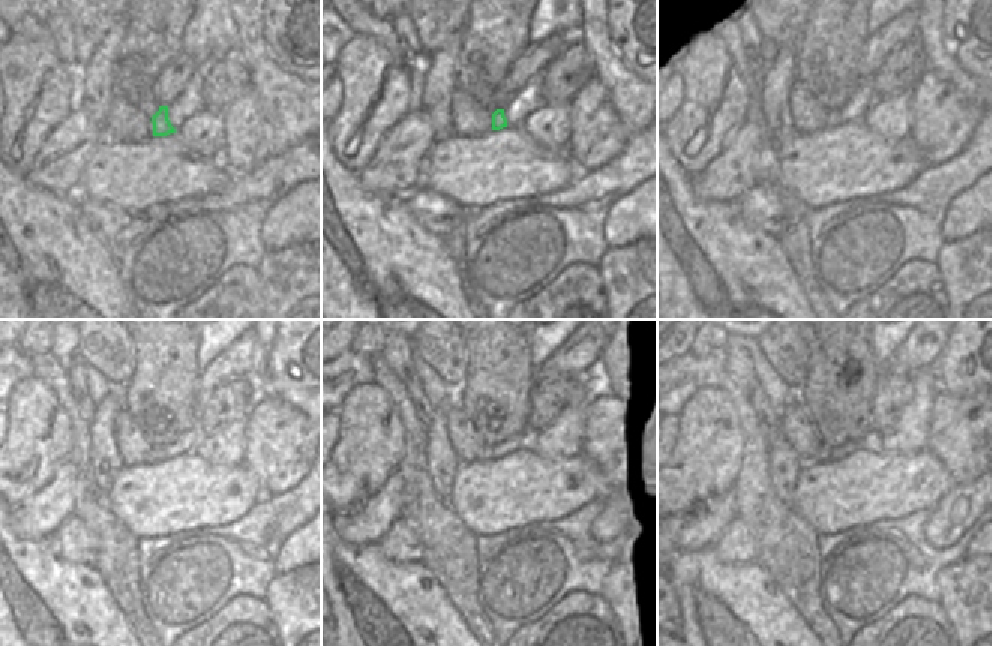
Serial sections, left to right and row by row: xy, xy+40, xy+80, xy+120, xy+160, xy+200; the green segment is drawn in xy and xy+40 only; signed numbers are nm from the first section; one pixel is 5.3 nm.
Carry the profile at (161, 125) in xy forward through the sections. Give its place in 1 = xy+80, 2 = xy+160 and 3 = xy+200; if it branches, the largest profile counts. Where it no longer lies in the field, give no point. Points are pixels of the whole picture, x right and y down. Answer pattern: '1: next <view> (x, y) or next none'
1: next xy+80 (832, 119)
2: next xy+160 (488, 453)
3: next xy+200 (824, 453)

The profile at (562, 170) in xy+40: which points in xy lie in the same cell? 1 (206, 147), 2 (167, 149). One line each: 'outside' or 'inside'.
1: outside
2: inside

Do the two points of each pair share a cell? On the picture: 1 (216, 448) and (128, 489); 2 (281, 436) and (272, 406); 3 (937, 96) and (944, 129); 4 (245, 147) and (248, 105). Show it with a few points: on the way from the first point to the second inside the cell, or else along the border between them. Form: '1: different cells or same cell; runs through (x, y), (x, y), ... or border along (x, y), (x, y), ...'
1: different cells; border along (194, 451), (209, 462), (234, 465)
2: same cell; runs through (275, 429), (272, 414)
3: same cell; runs through (937, 104), (943, 122)
4: same cell; runs through (245, 137), (245, 116)

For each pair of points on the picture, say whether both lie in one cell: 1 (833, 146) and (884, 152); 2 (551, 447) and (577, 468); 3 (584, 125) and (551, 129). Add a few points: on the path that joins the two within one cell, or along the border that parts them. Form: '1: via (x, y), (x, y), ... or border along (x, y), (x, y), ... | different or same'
1: via (845, 152), (872, 152) | same
2: border along (535, 450), (542, 456), (581, 454) | different
3: border along (566, 104), (569, 111), (568, 150) | different

